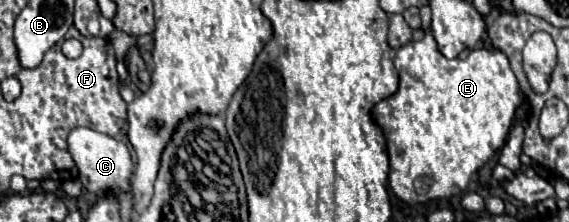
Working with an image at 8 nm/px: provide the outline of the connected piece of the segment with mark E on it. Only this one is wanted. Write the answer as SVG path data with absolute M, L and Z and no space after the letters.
M425 30L425 36L419 42L409 42L397 50L393 63L401 78L399 90L373 108L373 116L383 128L387 140L391 190L407 204L461 196L471 174L489 162L501 144L505 144L515 120L515 110L523 102L523 94L511 70L509 58L499 48L477 48L471 50L465 60L449 60L437 50L431 30Z

